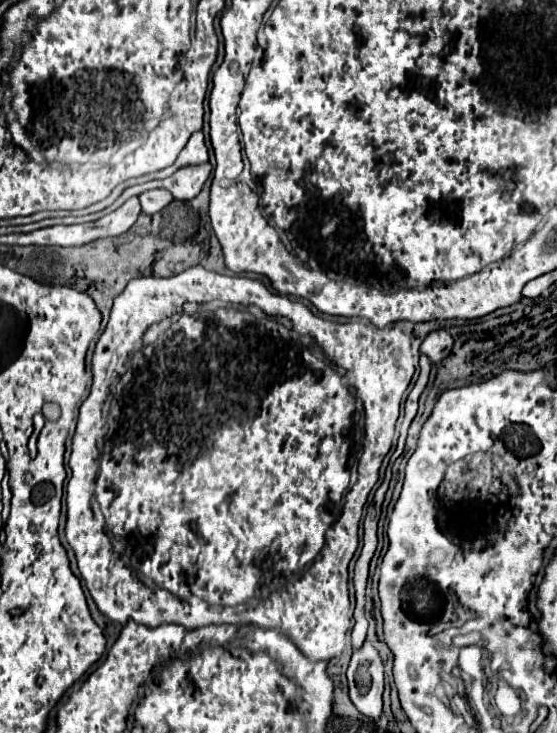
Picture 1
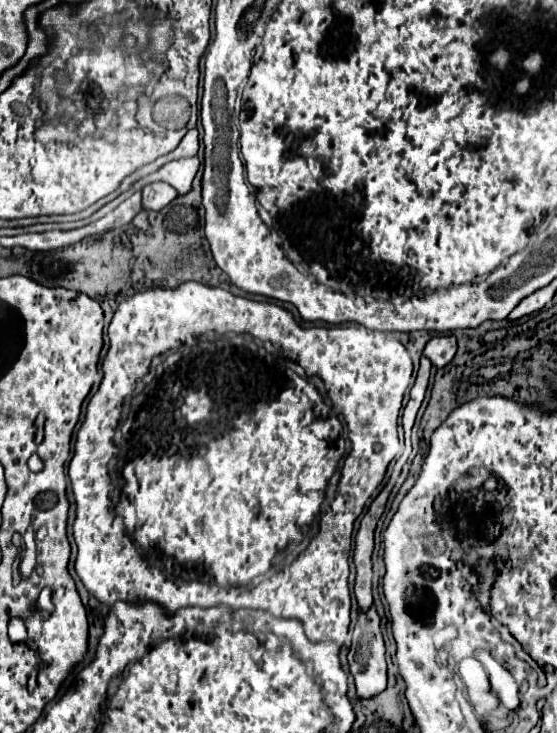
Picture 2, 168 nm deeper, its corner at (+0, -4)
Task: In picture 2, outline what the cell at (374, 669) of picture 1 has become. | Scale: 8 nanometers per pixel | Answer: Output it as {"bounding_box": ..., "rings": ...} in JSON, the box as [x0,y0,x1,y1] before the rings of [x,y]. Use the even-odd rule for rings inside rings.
{"bounding_box":[347,604,387,698],"rings":[[[375,604],[367,612],[359,612],[347,658],[359,698],[371,698],[387,688],[385,644],[381,636],[381,618]]]}

